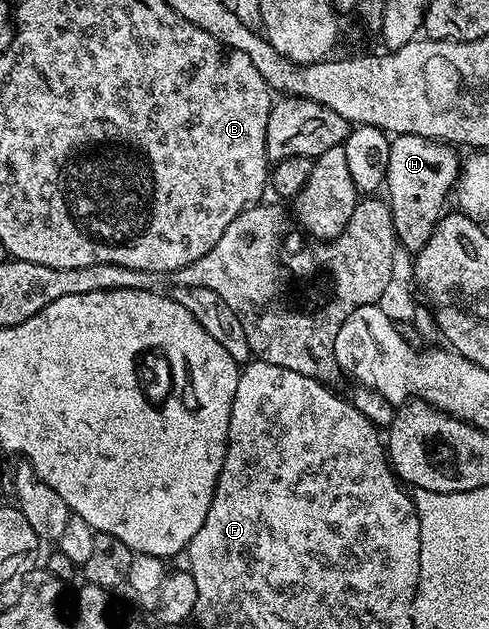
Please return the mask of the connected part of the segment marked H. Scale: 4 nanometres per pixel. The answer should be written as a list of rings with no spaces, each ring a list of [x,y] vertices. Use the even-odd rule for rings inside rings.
[[[406,133],[390,140],[384,188],[389,189],[387,204],[393,216],[393,233],[397,236],[397,244],[410,255],[416,255],[427,239],[431,239],[433,228],[443,216],[441,207],[445,197],[447,201],[453,186],[457,184],[459,157],[452,151],[448,144]]]

